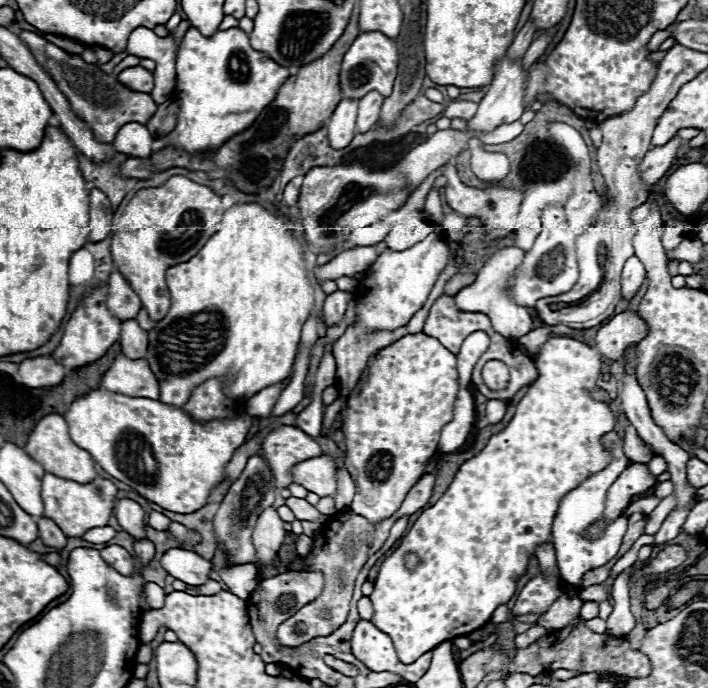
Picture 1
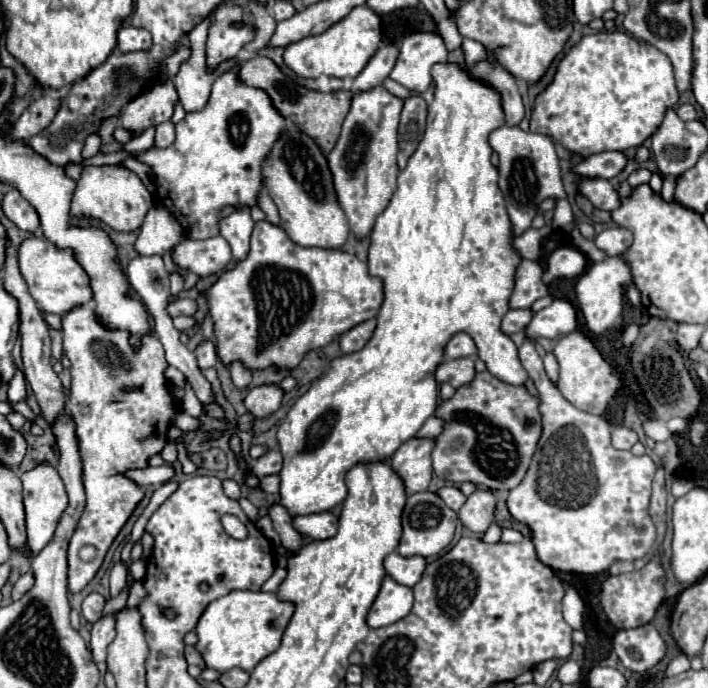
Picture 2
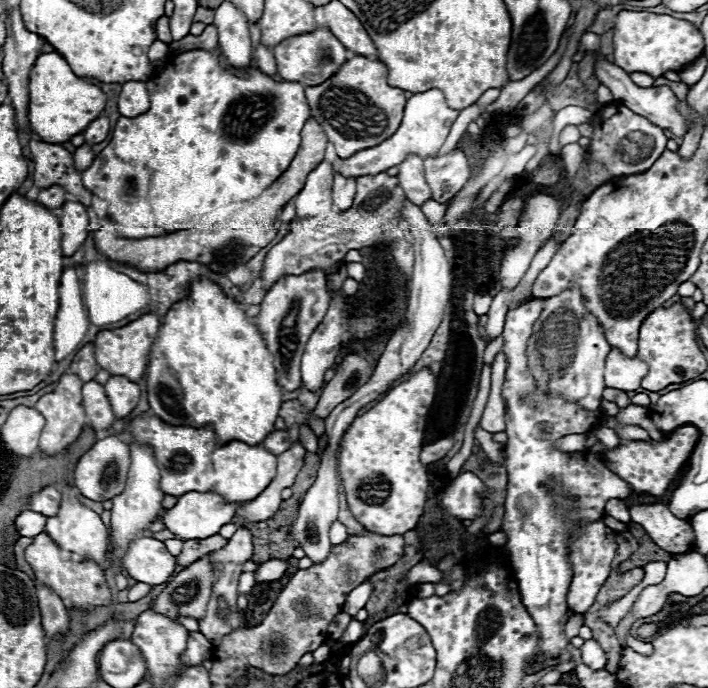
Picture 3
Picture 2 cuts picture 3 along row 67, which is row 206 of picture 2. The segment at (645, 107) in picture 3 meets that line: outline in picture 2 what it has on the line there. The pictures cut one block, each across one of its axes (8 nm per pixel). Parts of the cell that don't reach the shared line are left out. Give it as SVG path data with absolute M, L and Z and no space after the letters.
M578 178L578 192L586 196L596 208L612 212L618 208L618 194L614 192L612 184L604 178Z

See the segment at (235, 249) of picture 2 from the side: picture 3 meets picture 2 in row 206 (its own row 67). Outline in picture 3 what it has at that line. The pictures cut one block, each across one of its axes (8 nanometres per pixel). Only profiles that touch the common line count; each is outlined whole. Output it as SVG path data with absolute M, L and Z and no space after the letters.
M224 2L216 8L214 26L218 30L220 50L228 58L228 62L236 68L248 68L252 46L246 16L230 2Z

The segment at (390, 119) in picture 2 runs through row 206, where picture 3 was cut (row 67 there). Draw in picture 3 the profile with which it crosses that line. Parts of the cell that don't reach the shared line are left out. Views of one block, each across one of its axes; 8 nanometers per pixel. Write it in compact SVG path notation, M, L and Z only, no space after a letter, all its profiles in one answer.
M354 56L346 60L336 76L320 86L306 88L312 118L318 120L340 158L348 158L362 148L374 148L374 144L380 144L398 130L398 124L402 122L402 108L408 98L404 90L386 84L386 74L384 62Z

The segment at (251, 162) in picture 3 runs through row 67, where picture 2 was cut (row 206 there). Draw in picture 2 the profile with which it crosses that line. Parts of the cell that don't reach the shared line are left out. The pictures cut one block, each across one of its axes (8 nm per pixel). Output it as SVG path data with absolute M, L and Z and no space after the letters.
M240 64L232 66L230 70L222 72L214 84L212 94L204 110L190 112L182 122L176 124L176 140L170 148L158 150L150 148L146 152L140 152L136 158L144 164L148 164L158 180L156 190L156 202L168 208L176 220L186 230L188 238L210 238L218 234L218 212L222 206L232 204L244 204L244 206L256 206L256 196L262 188L262 174L260 164L266 158L266 152L270 152L270 144L278 138L278 132L286 128L284 116L276 110L272 98L262 90L254 86L246 86L240 78Z

